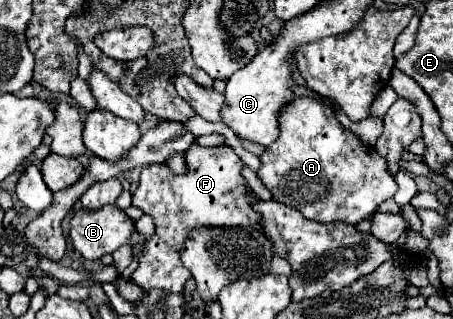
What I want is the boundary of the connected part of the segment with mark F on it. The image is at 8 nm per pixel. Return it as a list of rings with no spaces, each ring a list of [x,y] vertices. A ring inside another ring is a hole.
[[[194,142],[190,150],[184,152],[184,158],[184,174],[174,174],[168,164],[146,166],[140,174],[140,184],[132,194],[132,204],[144,210],[144,214],[150,214],[156,224],[156,234],[146,244],[140,264],[130,276],[144,290],[160,288],[166,292],[184,292],[192,274],[182,268],[180,252],[190,230],[198,230],[200,226],[256,226],[256,230],[262,230],[262,218],[258,218],[258,214],[252,210],[256,194],[248,188],[242,176],[244,162],[230,146],[202,148]]]

